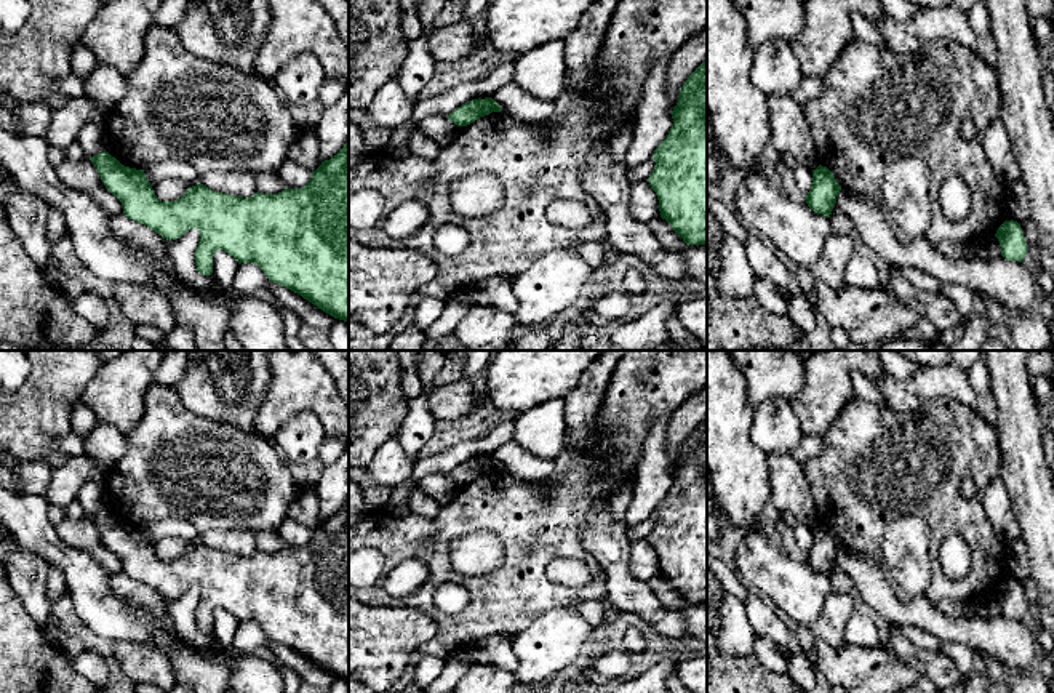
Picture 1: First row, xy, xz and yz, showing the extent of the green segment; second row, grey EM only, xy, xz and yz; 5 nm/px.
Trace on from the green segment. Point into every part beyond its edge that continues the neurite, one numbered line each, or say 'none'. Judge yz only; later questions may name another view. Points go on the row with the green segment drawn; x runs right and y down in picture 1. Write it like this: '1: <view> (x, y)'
none

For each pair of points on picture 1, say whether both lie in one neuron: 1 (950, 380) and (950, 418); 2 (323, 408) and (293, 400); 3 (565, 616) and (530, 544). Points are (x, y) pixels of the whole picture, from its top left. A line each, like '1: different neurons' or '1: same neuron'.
1: different neurons
2: same neuron
3: different neurons

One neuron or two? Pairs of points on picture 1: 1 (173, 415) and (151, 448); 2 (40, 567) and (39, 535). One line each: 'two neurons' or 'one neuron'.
1: one neuron
2: two neurons

